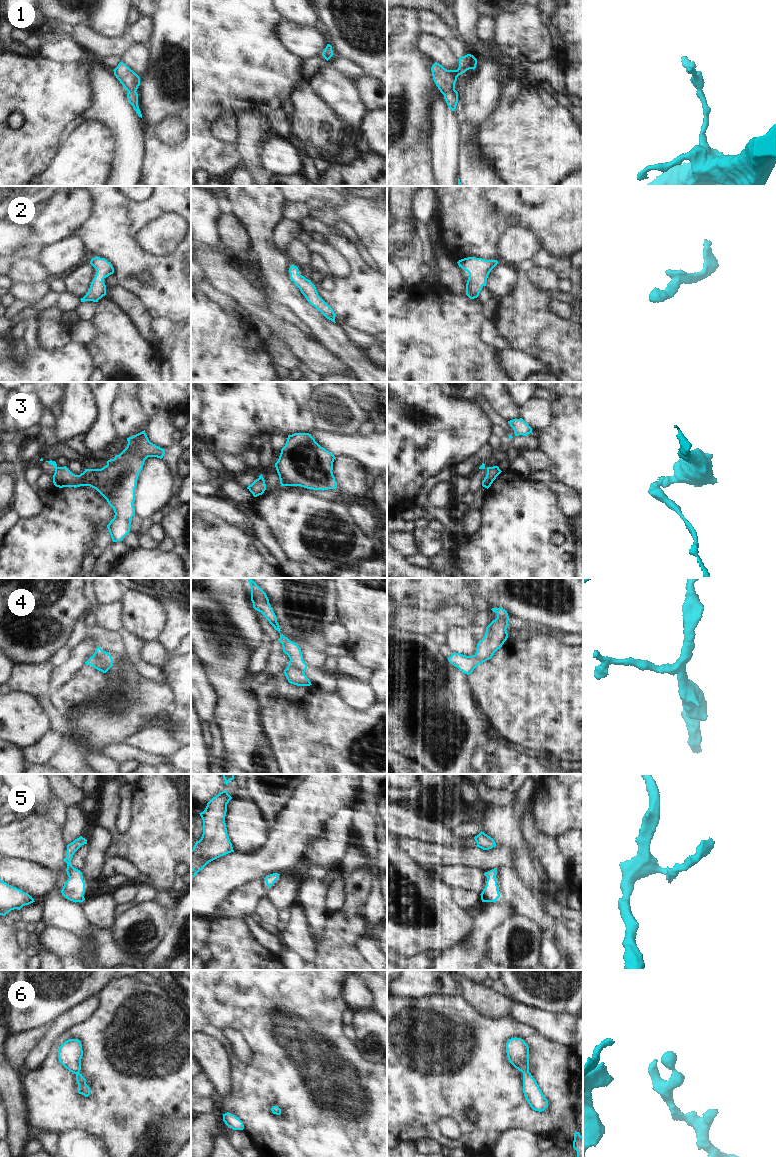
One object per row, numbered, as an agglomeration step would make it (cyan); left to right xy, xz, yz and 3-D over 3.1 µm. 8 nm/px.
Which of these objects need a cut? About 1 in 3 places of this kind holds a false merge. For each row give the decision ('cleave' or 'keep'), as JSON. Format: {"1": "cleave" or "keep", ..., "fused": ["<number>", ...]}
{"1": "keep", "2": "keep", "3": "cleave", "4": "cleave", "5": "keep", "6": "keep", "fused": ["3", "4"]}

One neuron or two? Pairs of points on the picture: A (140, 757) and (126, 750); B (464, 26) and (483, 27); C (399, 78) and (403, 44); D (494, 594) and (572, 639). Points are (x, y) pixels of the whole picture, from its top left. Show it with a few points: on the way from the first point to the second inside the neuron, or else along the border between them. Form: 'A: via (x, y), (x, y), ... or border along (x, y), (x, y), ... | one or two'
A: via (137, 756), (129, 753) | one
B: border along (479, 16), (476, 33), (484, 44) | two
C: via (399, 70), (399, 52) | one
D: border along (531, 623), (540, 623), (557, 630), (572, 633) | two

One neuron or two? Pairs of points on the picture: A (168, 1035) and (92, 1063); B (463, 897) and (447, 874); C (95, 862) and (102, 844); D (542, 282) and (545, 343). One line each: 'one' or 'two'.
A: one
B: two
C: one
D: two

